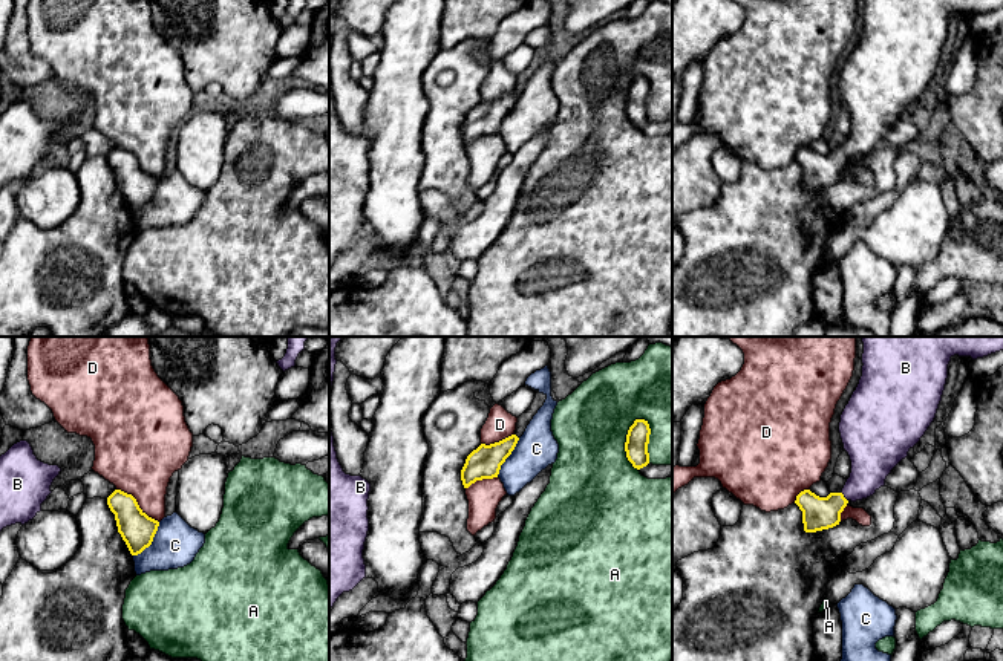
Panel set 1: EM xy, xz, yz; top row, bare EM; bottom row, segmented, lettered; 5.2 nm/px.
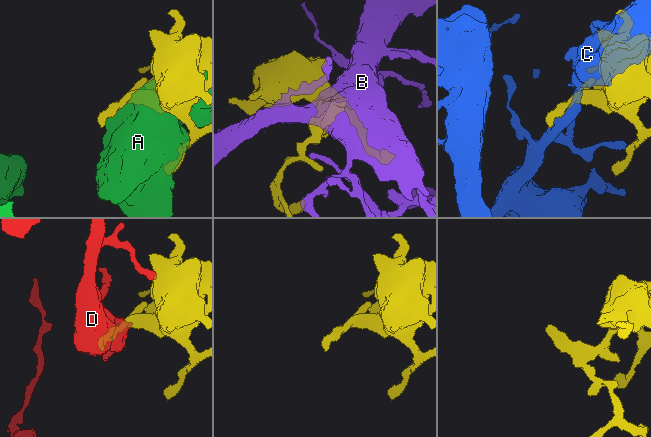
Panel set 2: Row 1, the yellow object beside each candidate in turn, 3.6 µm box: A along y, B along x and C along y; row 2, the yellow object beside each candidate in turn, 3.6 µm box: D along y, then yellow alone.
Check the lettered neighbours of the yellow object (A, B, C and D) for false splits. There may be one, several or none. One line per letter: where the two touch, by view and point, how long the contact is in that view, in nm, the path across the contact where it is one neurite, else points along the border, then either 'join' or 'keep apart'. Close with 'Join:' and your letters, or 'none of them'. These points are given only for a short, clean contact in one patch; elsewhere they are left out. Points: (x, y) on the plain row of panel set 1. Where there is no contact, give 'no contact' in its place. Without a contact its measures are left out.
A: xz (627, 98) | 280 nm | keep apart
B: yz (842, 153) | 70 nm | across yz (818, 170), (824, 170), (842, 153), (869, 129), (872, 117) | join
C: xy (152, 198) | 240 nm | keep apart
D: xy (137, 161) | 280 nm | keep apart
Join: B

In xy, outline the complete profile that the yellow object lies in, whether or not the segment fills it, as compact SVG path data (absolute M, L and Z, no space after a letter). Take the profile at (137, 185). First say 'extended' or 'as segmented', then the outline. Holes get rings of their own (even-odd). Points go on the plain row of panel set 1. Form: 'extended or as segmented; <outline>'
as segmented; M115 147L107 155L107 162L132 213L141 211L152 202L159 179L149 174L132 151Z

